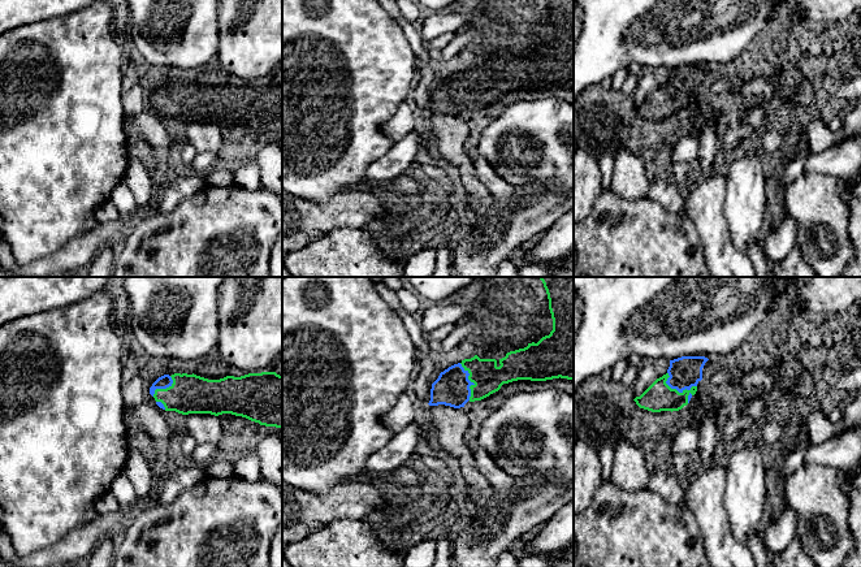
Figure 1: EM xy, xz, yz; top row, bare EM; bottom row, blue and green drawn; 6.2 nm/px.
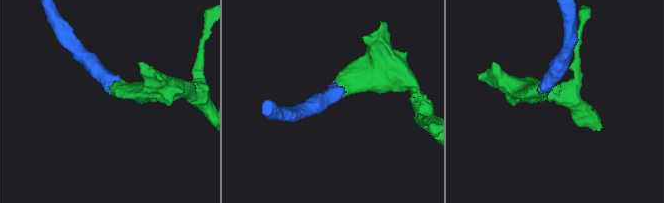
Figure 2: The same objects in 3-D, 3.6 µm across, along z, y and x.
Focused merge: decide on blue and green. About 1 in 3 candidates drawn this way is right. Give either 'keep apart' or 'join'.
join

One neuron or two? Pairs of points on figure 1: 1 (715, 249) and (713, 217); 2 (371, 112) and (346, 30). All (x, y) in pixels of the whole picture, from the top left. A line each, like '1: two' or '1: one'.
1: one
2: one

